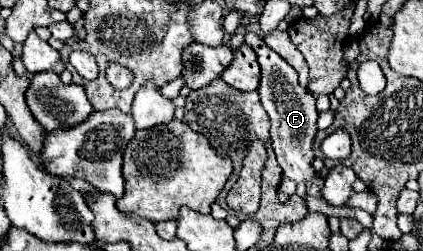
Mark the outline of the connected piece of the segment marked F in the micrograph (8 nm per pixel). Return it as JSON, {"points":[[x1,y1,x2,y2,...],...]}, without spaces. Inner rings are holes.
{"points":[[246,33,246,43,258,55,258,63,262,69,258,93,260,93,260,103,266,109,270,123,272,123,270,135,272,135,272,149,276,153,278,165,282,167,284,175,288,179,292,179,294,183,308,183,312,177,316,177,314,167,312,167,312,161,314,161,312,143,318,133,318,129,316,129,316,121,318,121,316,99,308,89,300,87,294,67,290,67,278,53,274,53,264,43,262,37,258,37,256,33]]}

